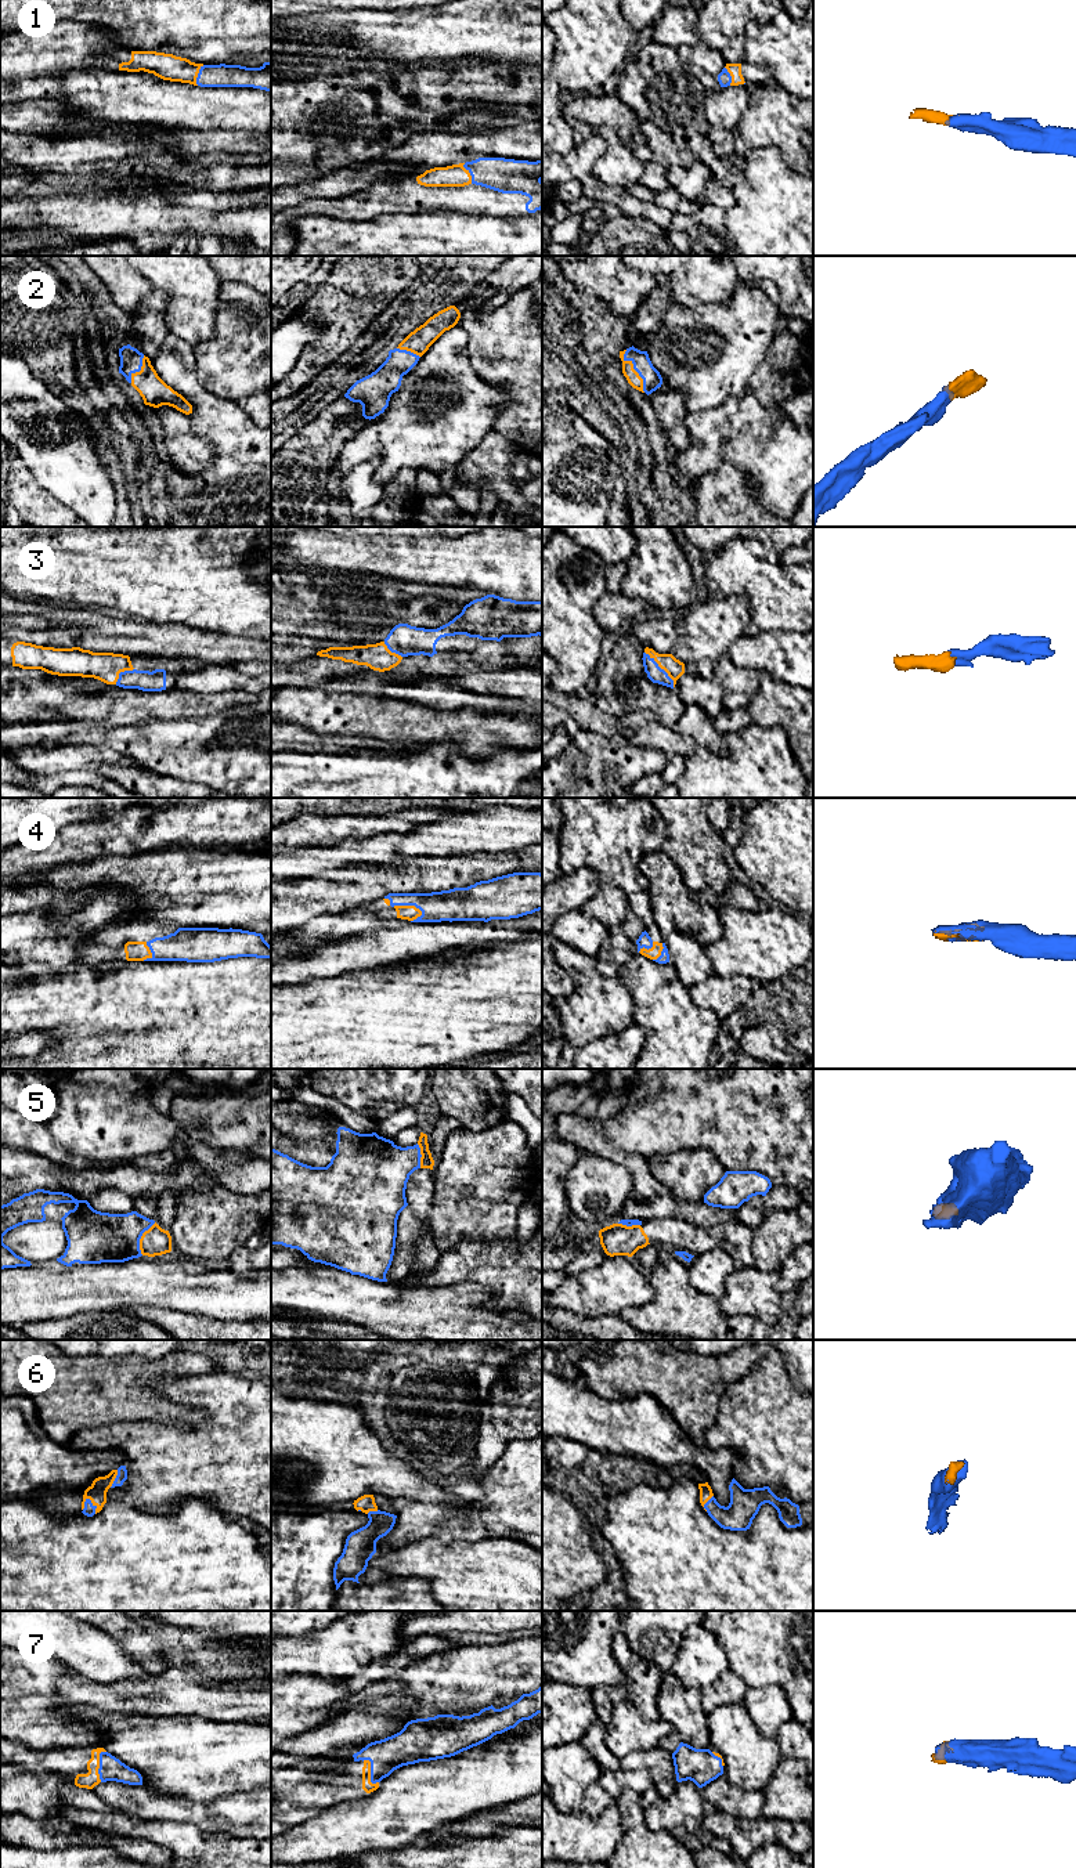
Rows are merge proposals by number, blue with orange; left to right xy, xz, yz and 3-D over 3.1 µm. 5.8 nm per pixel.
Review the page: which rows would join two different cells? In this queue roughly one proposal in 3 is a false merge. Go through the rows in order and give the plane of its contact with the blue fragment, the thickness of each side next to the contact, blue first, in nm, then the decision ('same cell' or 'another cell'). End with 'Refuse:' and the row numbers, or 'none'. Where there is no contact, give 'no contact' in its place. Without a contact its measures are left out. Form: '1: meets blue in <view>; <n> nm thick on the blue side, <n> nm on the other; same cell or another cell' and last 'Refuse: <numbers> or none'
1: meets blue in xy; 130 nm thick on the blue side, 160 nm on the other; same cell
2: meets blue in yz; 110 nm thick on the blue side, 80 nm on the other; same cell
3: meets blue in yz; 90 nm thick on the blue side, 100 nm on the other; same cell
4: meets blue in xz; 180 nm thick on the blue side, 90 nm on the other; another cell
5: meets blue in xy; 300 nm thick on the blue side, 160 nm on the other; another cell
6: meets blue in xy; 70 nm thick on the blue side, 110 nm on the other; same cell
7: meets blue in xy; 140 nm thick on the blue side, 90 nm on the other; same cell
Refuse: 4, 5

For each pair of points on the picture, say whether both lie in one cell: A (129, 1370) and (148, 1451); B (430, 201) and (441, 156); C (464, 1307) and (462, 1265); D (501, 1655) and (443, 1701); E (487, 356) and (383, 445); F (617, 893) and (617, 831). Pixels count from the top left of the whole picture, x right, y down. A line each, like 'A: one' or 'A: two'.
A: two
B: two
C: two
D: one
E: two
F: one

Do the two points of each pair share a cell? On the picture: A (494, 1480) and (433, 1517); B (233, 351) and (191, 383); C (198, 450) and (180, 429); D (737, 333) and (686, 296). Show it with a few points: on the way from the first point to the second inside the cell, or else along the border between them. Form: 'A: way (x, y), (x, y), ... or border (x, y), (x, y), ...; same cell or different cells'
A: way (488, 1498), (468, 1517), (451, 1517); same cell
B: border (192, 347), (198, 380), (209, 391), (223, 398); different cells
C: way (192, 444), (183, 434); same cell
D: border (729, 297), (688, 307), (674, 304); different cells

